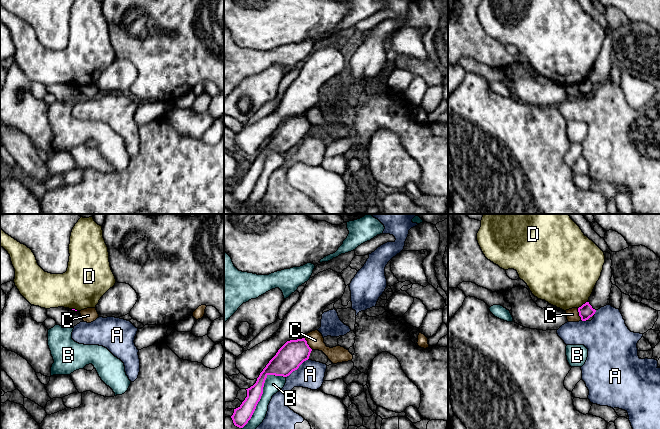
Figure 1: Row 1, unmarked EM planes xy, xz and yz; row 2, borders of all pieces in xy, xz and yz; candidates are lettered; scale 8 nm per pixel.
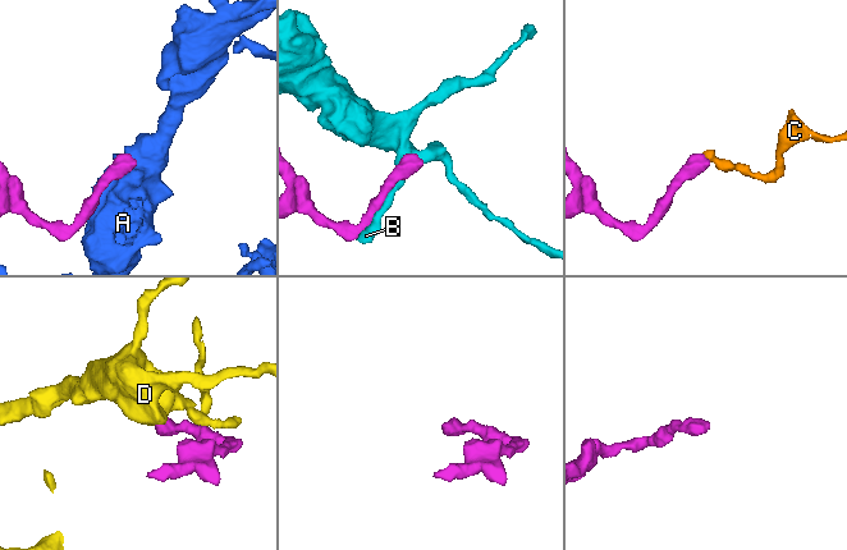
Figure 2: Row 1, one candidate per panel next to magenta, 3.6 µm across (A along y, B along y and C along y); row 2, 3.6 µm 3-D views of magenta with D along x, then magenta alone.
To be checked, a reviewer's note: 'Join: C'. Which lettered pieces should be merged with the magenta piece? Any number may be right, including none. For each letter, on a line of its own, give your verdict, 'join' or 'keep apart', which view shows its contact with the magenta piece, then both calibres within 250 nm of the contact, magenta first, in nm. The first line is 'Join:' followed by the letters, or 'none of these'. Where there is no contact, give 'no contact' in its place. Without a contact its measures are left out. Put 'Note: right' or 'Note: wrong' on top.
Note: wrong
Join: none of these
A: keep apart | xz | 220/220 nm
B: keep apart | xz | 150/140 nm
C: keep apart | yz | 120/100 nm
D: keep apart | yz | 120/460 nm

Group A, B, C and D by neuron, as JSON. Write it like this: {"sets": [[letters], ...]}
{"sets": [["A"], ["B"], ["C"], ["D"]]}

